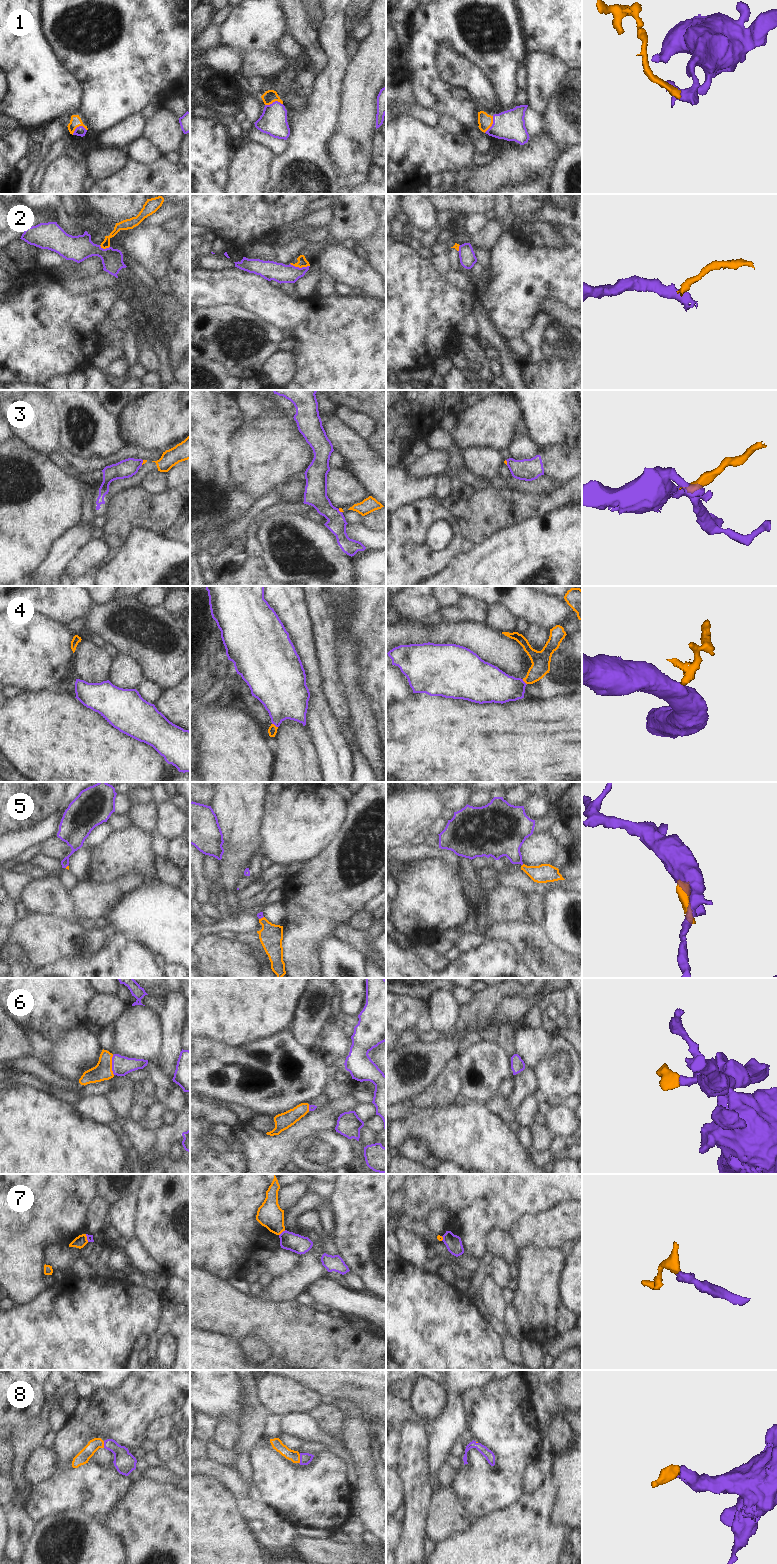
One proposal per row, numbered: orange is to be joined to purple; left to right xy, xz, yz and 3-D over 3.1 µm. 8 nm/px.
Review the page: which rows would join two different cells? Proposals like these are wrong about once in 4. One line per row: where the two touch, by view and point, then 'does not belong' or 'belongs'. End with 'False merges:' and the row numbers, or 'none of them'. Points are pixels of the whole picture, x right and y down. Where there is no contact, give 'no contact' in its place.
1: xz (273, 102) | belongs
2: xz (300, 268) | does not belong
3: xy (142, 462) | does not belong
4: xz (275, 725) | belongs
5: xz (261, 917) | belongs
6: xy (112, 1065) | belongs
7: xz (282, 1232) | does not belong
8: xz (300, 1459) | belongs
False merges: 2, 3, 7

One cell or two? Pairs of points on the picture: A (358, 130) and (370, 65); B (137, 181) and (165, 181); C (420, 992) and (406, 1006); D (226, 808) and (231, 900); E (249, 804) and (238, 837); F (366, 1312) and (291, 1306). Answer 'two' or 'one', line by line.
A: one
B: one
C: two
D: one
E: one
F: two

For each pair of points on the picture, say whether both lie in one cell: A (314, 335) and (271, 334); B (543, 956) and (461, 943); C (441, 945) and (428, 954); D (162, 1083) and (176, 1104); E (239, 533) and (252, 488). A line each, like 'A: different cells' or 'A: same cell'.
A: different cells
B: different cells
C: different cells
D: same cell
E: different cells

